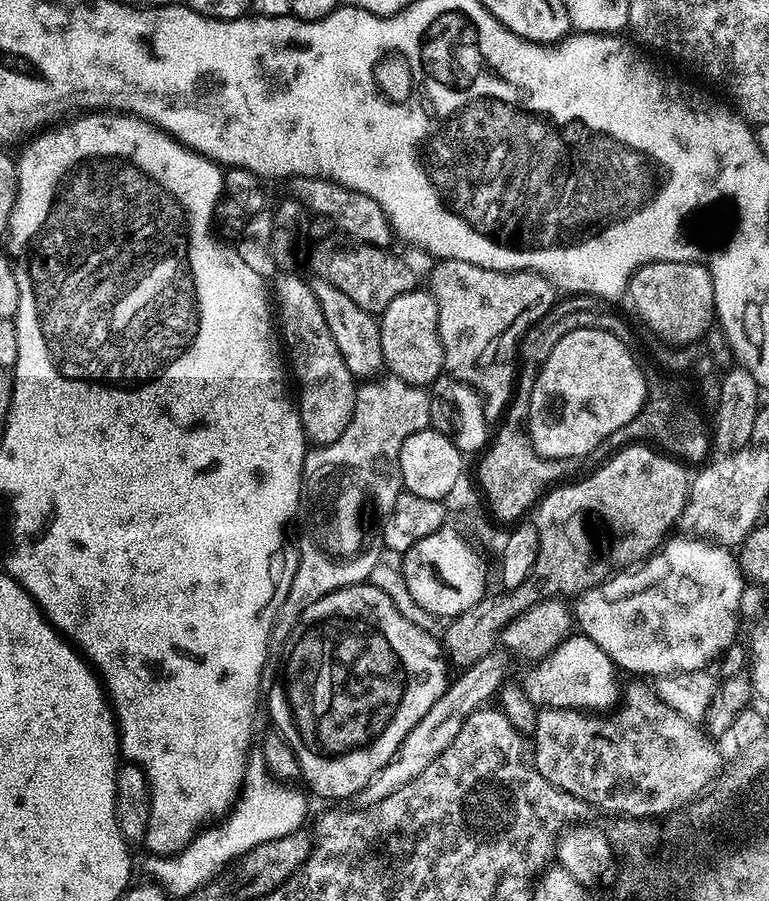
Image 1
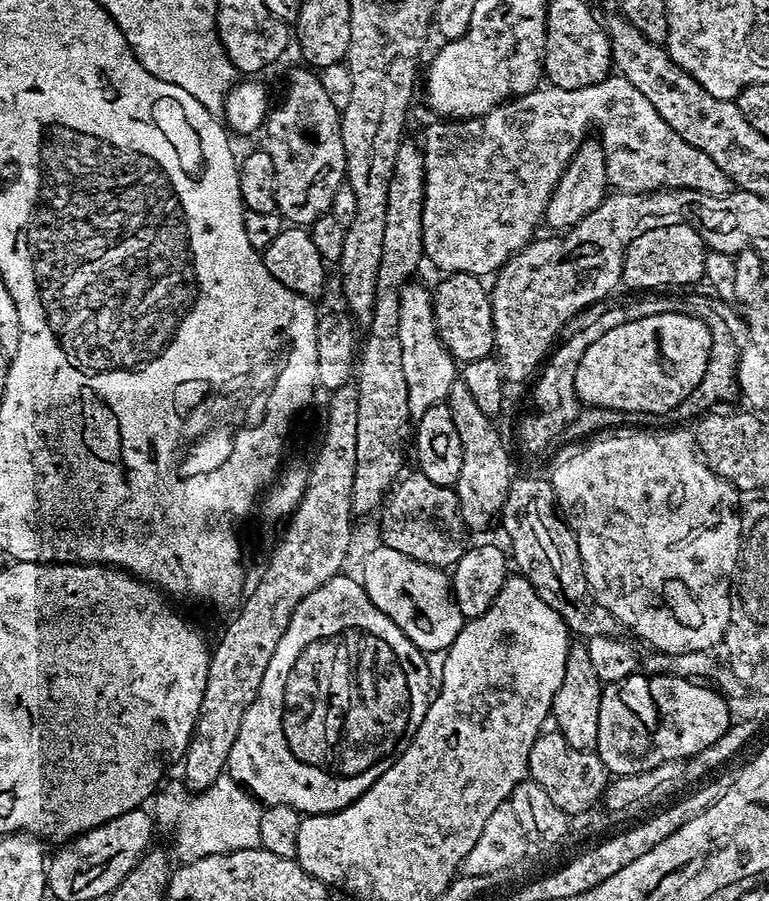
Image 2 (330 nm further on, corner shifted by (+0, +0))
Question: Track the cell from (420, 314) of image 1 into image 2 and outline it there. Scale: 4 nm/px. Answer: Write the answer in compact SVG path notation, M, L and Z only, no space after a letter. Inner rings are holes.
M451 273L431 293L433 322L437 338L457 362L477 360L493 351L492 303L481 277L470 273Z

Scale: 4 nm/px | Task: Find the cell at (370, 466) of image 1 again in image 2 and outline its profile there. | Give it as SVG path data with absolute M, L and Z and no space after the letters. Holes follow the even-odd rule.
M408 282L400 289L399 296L399 320L396 334L396 344L400 350L401 374L404 386L408 388L409 397L413 401L420 400L419 407L426 409L437 402L443 401L452 385L458 380L458 364L453 360L452 355L445 350L441 341L437 338L431 304L431 293L420 284Z

